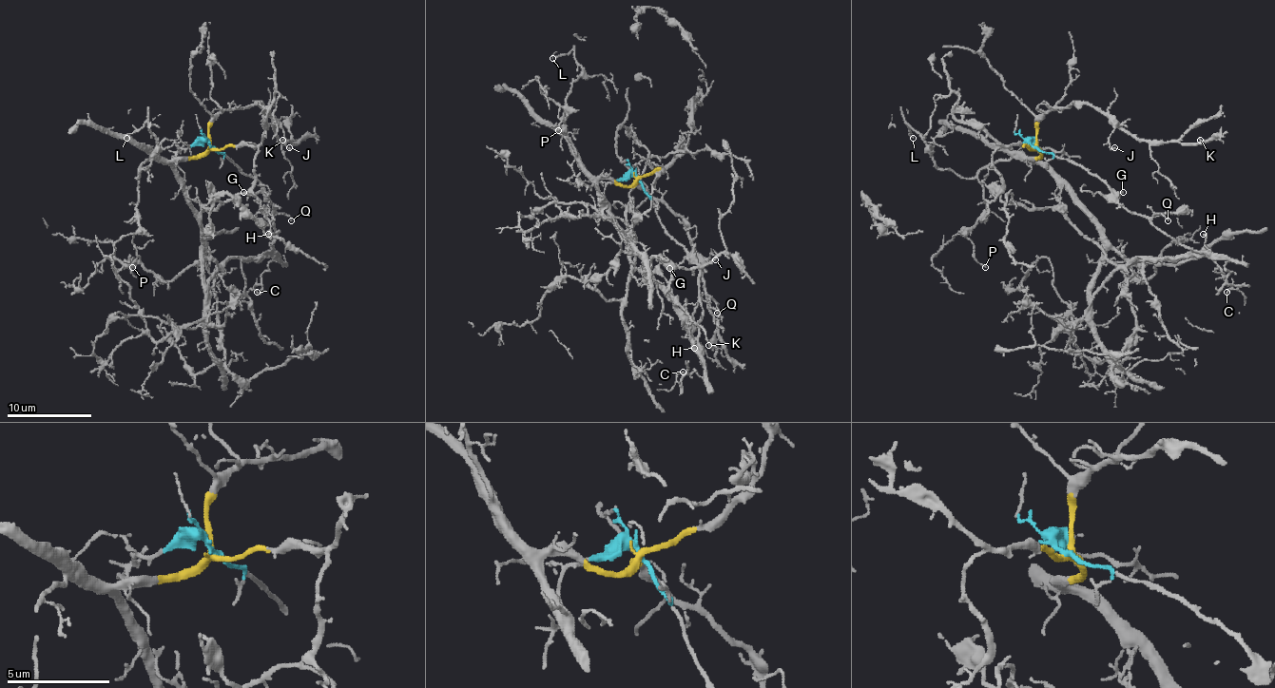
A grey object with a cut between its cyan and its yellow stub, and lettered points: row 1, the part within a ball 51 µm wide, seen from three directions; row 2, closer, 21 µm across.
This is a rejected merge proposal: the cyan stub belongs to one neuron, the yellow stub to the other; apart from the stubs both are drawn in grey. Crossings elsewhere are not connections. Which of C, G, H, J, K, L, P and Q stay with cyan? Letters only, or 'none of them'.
C, G, H, Q

